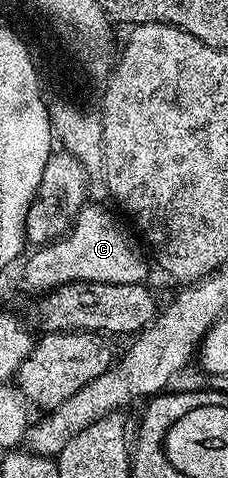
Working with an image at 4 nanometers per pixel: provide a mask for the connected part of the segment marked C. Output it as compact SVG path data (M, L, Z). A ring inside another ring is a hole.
M84 204L79 210L66 235L38 246L35 254L22 262L25 288L50 291L62 285L72 285L74 281L142 285L148 280L149 257L136 234L126 224L123 226L105 206L91 204Z

